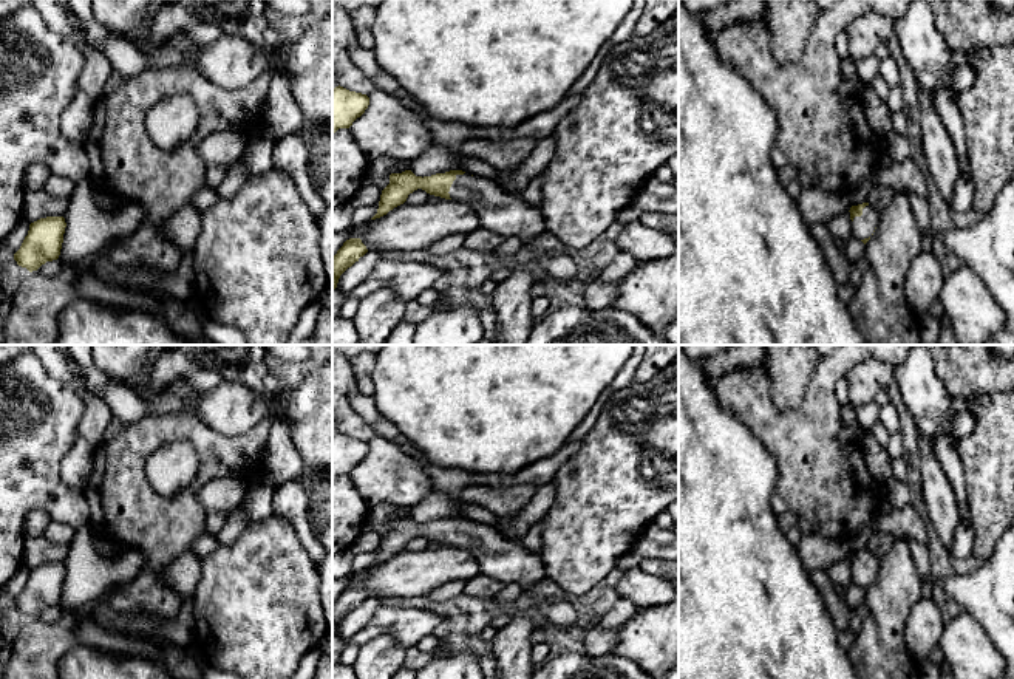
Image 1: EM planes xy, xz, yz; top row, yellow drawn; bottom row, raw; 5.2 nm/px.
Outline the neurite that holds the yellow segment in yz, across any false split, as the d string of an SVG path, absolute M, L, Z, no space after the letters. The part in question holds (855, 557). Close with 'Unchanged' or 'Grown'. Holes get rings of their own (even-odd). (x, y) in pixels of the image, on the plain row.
M869 549L852 552L849 558L852 566L852 580L866 591L876 575L880 560L872 555Z. Grown

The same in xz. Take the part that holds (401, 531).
M411 517L391 520L390 531L382 537L377 560L371 566L403 551L417 535L470 551L479 563L481 574L501 583L516 583L522 592L532 591L546 578L546 563L539 555L527 551L522 543L507 540L493 526L471 523L462 517L424 524Z. Grown

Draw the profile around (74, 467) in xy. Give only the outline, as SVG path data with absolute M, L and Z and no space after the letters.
M77 432L74 445L60 461L60 478L71 489L83 489L91 472L94 449Z

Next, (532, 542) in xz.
M543 520L533 524L522 538L522 546L536 555L541 554L541 548L543 548L541 531L543 531Z

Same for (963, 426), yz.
M951 396L952 408L957 413L954 418L952 433L955 439L969 436L975 428L975 419L968 411L968 398Z

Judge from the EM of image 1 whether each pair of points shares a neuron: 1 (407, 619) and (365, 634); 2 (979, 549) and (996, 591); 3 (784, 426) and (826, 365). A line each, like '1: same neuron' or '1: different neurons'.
1: same neuron
2: different neurons
3: same neuron

